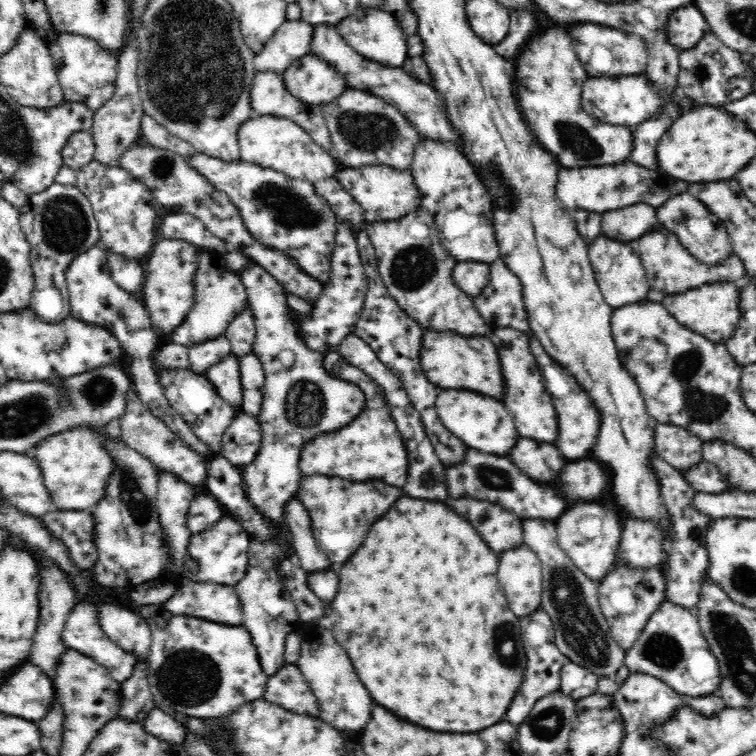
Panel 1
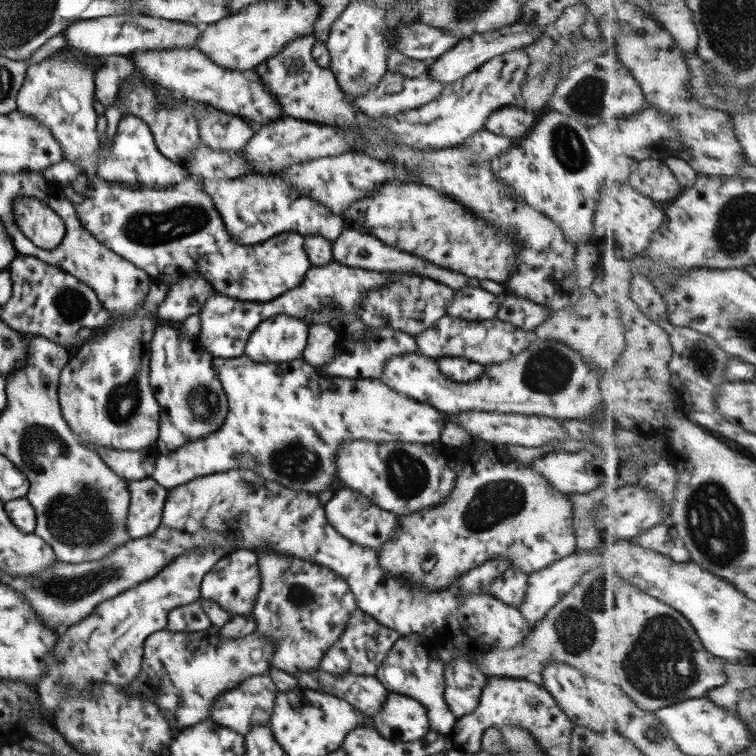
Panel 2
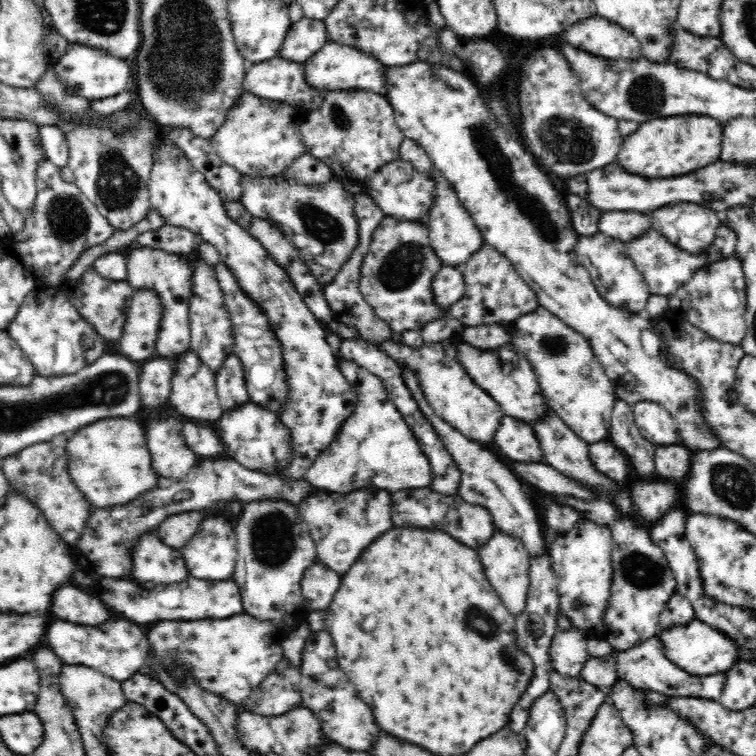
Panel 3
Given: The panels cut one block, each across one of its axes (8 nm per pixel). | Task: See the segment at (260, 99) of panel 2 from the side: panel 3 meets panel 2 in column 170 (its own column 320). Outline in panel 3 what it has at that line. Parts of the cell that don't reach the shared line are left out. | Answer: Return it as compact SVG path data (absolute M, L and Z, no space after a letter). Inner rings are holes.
M329 41L316 54L308 58L304 65L306 82L323 92L364 89L384 95L387 98L387 84L384 76L386 66L372 55L366 54L353 46Z

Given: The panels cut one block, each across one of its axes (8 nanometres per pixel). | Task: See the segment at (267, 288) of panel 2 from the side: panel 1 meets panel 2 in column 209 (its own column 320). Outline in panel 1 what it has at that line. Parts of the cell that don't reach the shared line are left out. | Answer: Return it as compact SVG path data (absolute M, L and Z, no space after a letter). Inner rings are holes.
M196 153L187 158L188 163L219 191L225 192L232 203L239 208L242 220L246 225L250 235L261 244L280 250L286 255L296 259L296 263L302 267L302 270L312 275L320 282L325 283L331 273L331 256L336 248L337 223L336 213L328 207L326 199L316 193L314 182L303 179L296 180L289 178L286 174L276 170L264 168L251 162L243 161L224 161L224 159L212 157L210 155Z

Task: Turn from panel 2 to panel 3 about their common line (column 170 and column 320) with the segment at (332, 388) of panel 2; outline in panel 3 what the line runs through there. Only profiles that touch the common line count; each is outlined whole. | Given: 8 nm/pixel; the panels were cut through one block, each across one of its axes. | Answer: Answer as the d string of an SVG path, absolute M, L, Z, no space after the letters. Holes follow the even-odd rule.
M337 359L342 374L357 394L354 412L339 428L335 439L308 468L305 479L316 489L350 493L366 487L396 492L430 487L432 469L403 414L390 401L382 379L353 360Z

